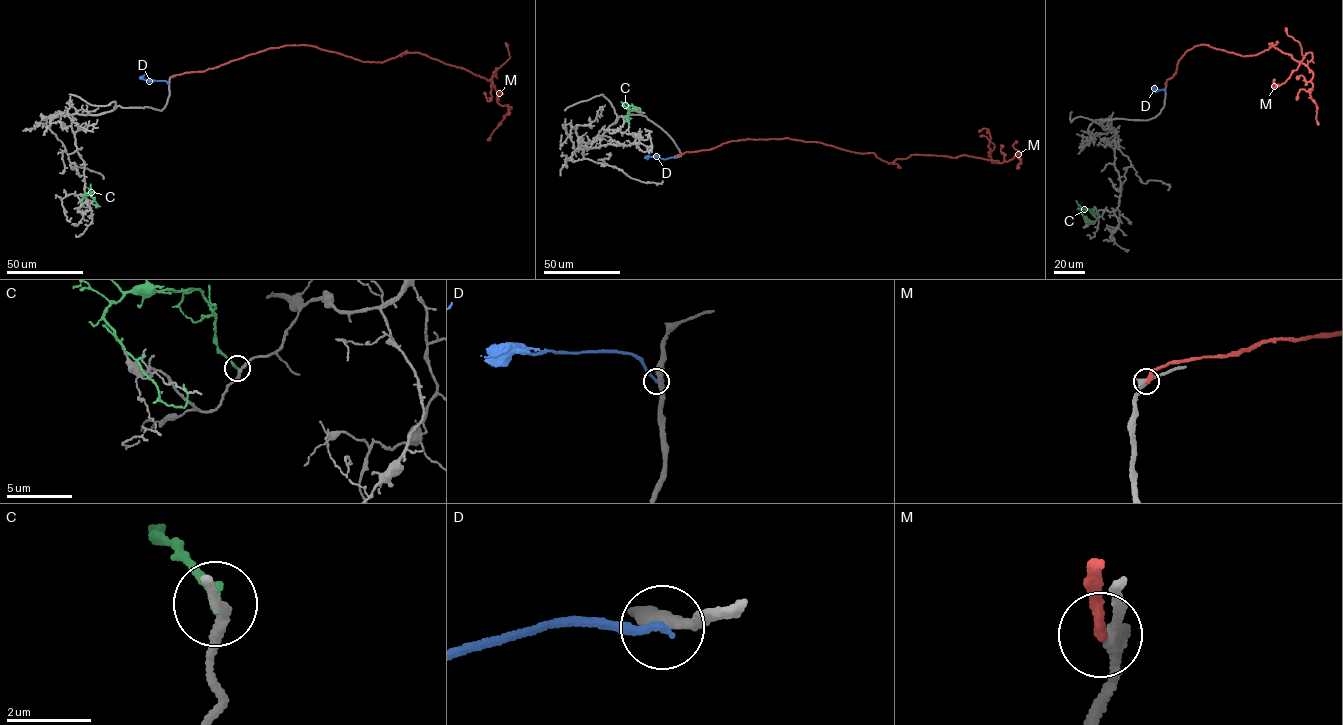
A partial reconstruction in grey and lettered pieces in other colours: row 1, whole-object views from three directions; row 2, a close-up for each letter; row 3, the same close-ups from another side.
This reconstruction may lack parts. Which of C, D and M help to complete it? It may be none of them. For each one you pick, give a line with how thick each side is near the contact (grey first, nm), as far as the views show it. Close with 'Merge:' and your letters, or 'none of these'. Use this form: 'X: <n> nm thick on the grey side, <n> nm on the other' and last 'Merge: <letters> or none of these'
Merge: none of these

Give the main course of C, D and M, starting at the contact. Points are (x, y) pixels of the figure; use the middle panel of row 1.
C: (629, 123), (626, 119), (628, 105), (639, 107), (638, 112)
D: (675, 157), (648, 157)
M: (674, 156), (730, 141), (787, 138), (874, 153), (888, 163), (914, 155), (994, 163), (988, 131), (979, 132)

